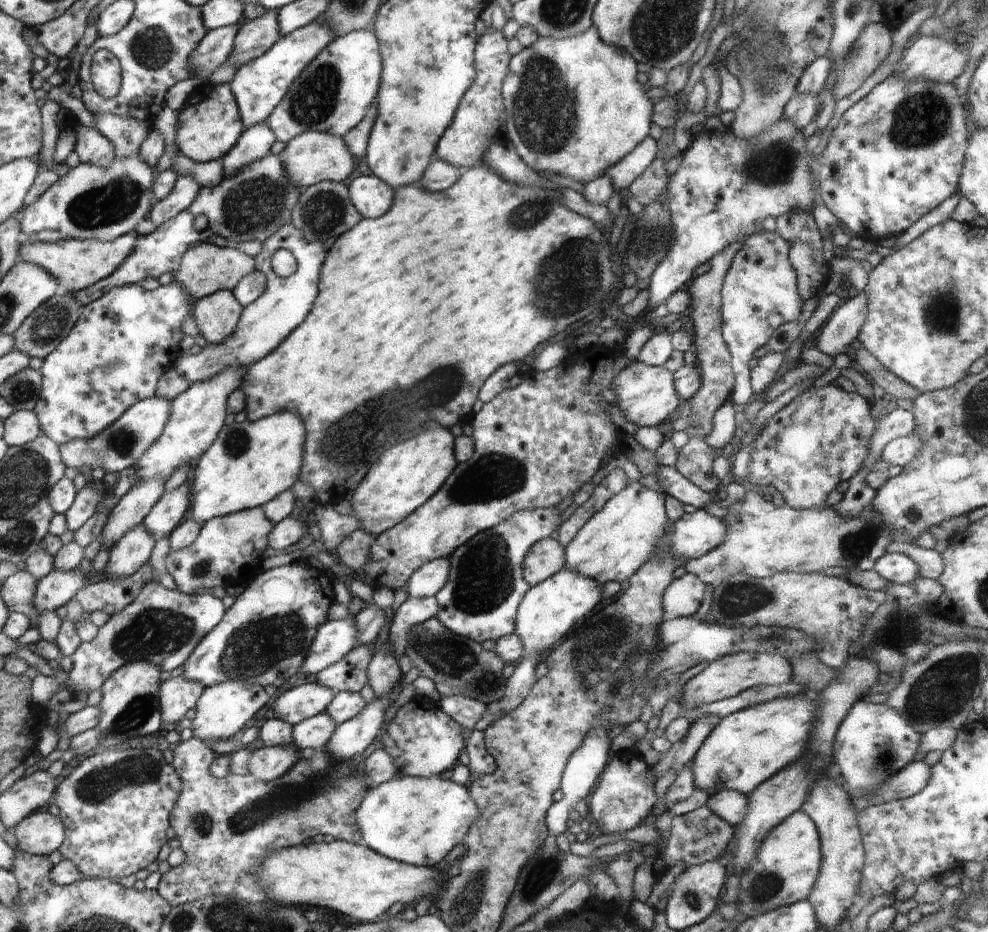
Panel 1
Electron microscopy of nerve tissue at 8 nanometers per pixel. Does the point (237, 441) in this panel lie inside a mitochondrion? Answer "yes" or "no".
yes

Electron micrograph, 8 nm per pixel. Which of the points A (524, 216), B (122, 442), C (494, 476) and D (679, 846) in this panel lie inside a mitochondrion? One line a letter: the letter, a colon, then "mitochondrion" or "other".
A: mitochondrion
B: mitochondrion
C: mitochondrion
D: other

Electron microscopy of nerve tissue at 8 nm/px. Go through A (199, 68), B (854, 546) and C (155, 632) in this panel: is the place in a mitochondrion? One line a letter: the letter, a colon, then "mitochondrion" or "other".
A: mitochondrion
B: mitochondrion
C: mitochondrion

